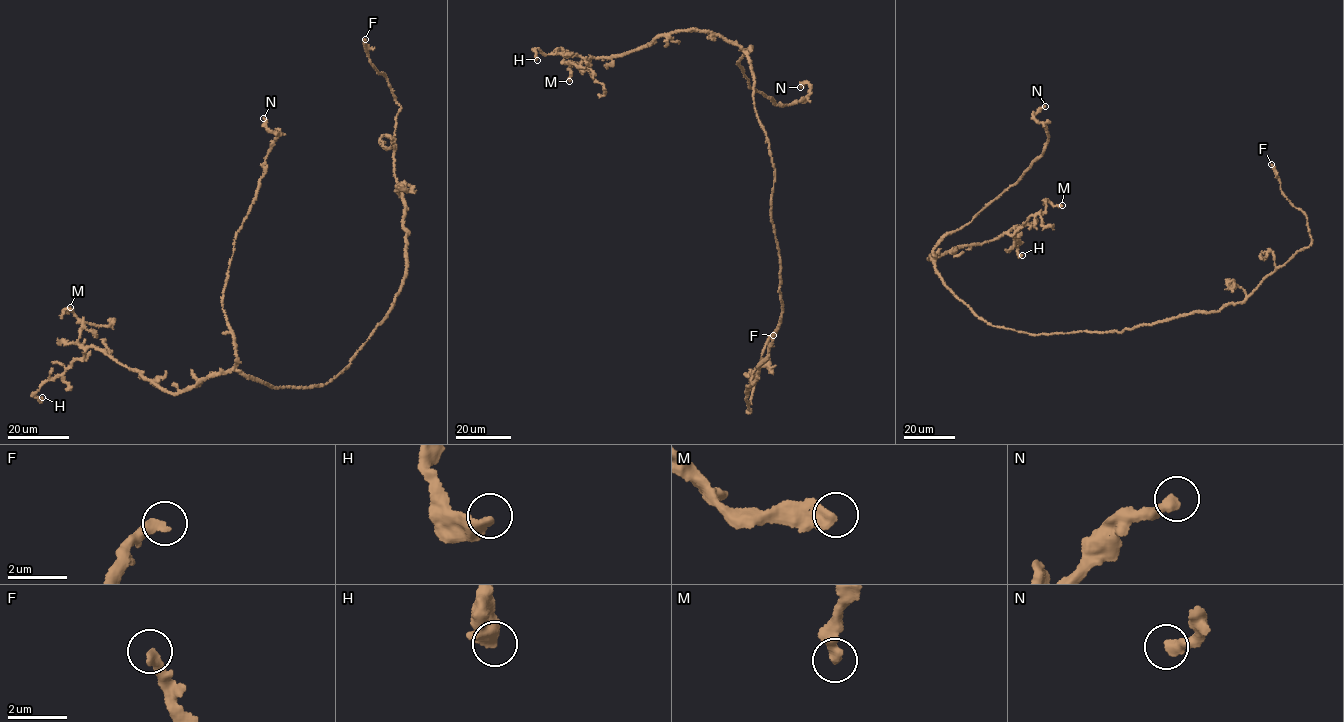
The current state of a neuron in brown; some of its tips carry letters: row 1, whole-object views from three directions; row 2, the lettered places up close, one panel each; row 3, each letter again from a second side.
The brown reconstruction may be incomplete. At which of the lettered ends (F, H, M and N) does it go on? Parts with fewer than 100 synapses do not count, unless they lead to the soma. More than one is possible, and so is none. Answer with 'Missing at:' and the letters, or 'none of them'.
Missing at: F

